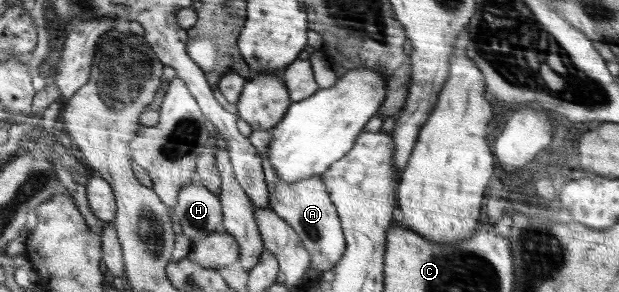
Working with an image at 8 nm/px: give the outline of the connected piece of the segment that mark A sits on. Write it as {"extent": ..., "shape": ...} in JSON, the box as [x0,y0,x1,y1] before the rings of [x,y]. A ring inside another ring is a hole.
{"extent":[249,130,345,273],"shape":[[[253,130],[249,141],[257,148],[262,158],[265,184],[269,192],[269,207],[280,218],[283,218],[301,239],[302,245],[309,252],[311,266],[323,273],[333,270],[345,251],[345,237],[341,228],[341,220],[336,208],[326,192],[326,185],[322,184],[320,175],[306,178],[300,182],[282,182],[270,166],[268,145],[261,141],[260,130]]]}

